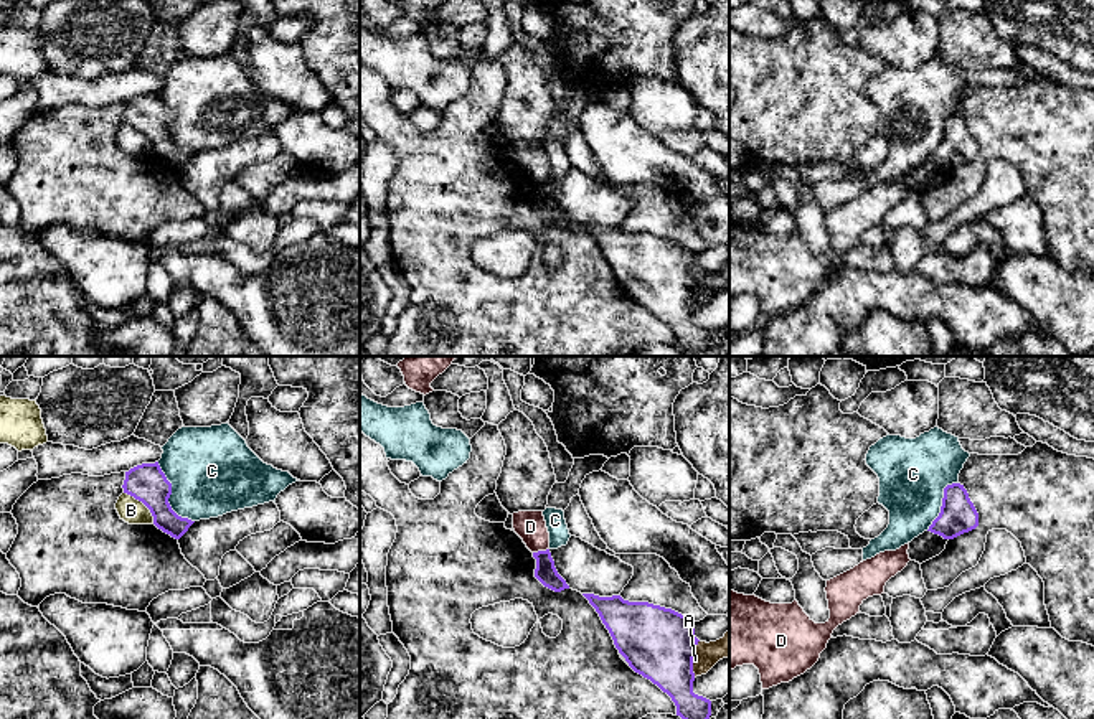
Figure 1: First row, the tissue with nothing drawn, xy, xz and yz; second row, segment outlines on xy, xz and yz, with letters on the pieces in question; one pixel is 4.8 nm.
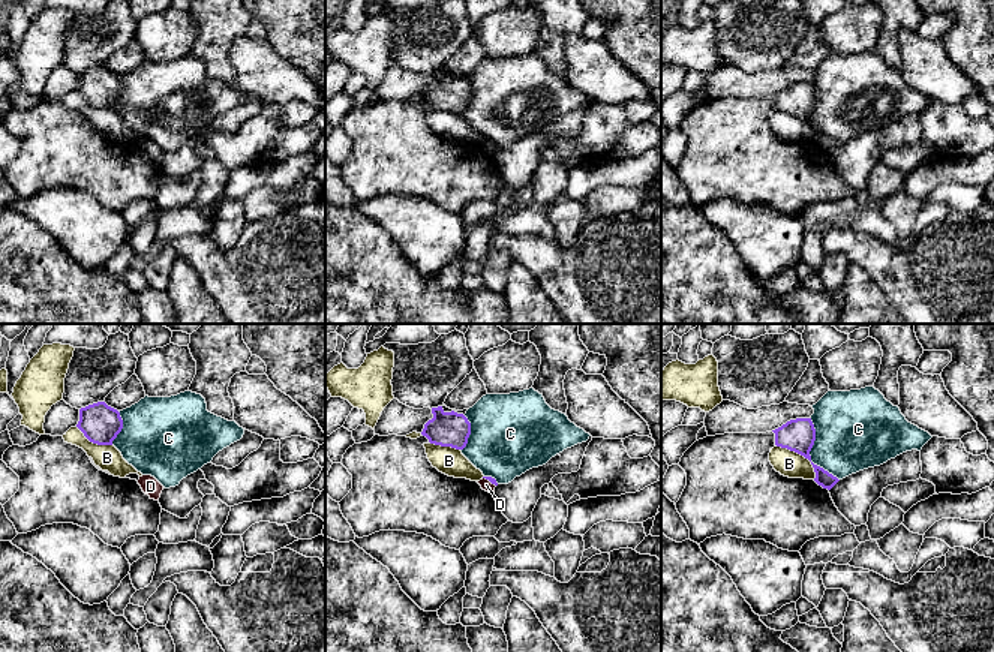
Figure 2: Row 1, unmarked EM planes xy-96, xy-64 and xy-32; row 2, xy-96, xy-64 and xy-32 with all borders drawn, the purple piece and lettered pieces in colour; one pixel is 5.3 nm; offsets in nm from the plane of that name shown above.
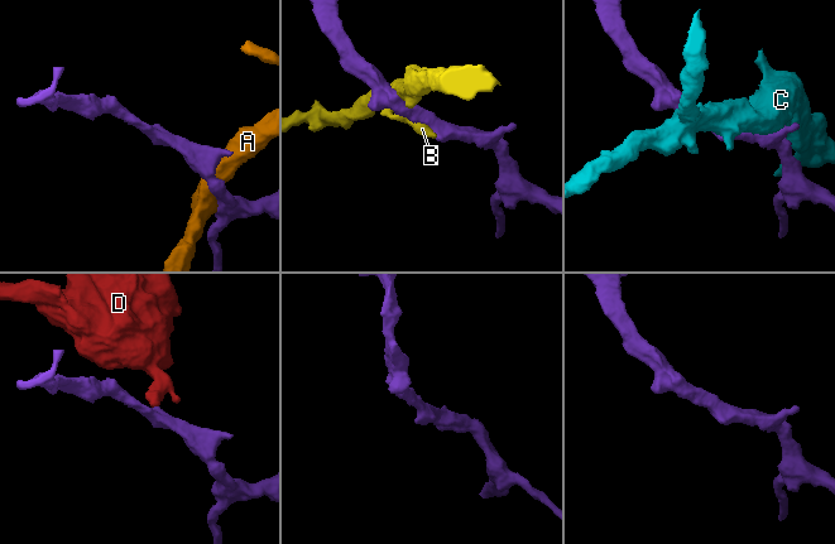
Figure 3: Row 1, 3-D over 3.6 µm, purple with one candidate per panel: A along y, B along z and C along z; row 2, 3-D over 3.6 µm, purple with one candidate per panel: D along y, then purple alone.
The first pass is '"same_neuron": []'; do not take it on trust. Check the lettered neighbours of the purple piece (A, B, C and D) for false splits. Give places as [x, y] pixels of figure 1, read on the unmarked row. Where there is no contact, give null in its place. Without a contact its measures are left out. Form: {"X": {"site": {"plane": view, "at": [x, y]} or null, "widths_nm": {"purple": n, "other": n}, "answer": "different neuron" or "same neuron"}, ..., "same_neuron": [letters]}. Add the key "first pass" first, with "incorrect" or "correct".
{"first pass": "correct", "A": {"site": {"plane": "xz", "at": [693, 287]}, "widths_nm": {"purple": 360, "other": 120}, "answer": "different neuron"}, "B": {"site": {"plane": "xy", "at": [144, 134]}, "widths_nm": {"purple": 190, "other": 120}, "answer": "different neuron"}, "C": {"site": {"plane": "xy", "at": [169, 127]}, "widths_nm": {"purple": 190, "other": 420}, "answer": "different neuron"}, "D": {"site": {"plane": "xz", "at": [540, 182]}, "widths_nm": {"purple": 100, "other": 150}, "answer": "different neuron"}, "same_neuron": []}

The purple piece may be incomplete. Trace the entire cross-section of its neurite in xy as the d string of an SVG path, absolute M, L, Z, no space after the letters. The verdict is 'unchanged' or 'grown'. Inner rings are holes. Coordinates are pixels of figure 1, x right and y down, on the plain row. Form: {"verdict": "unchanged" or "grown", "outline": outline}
{"verdict": "unchanged", "outline": "M158 92L142 94L125 102L124 124L142 132L153 147L153 155L175 170L180 170L195 153L188 148L178 147L168 129L172 125L172 114L167 110Z"}

